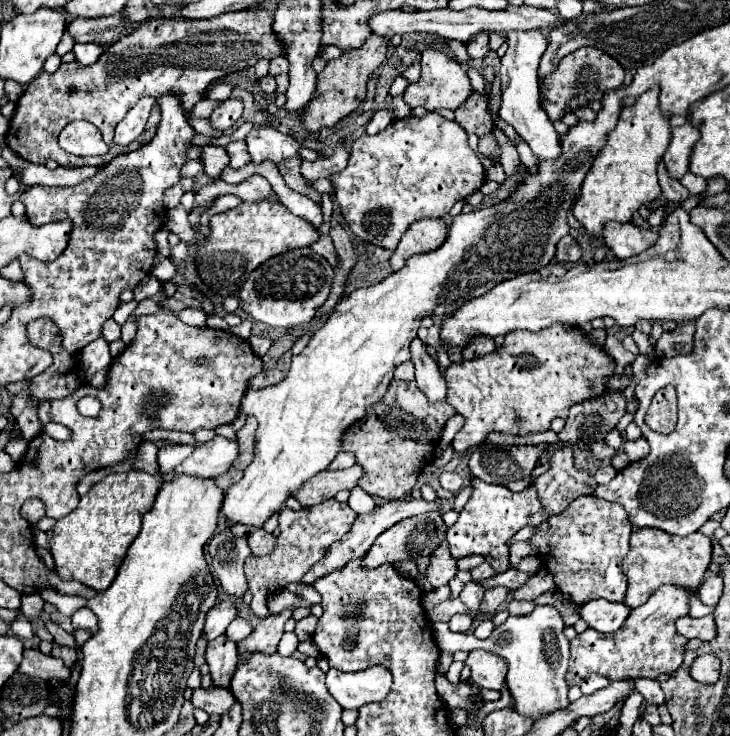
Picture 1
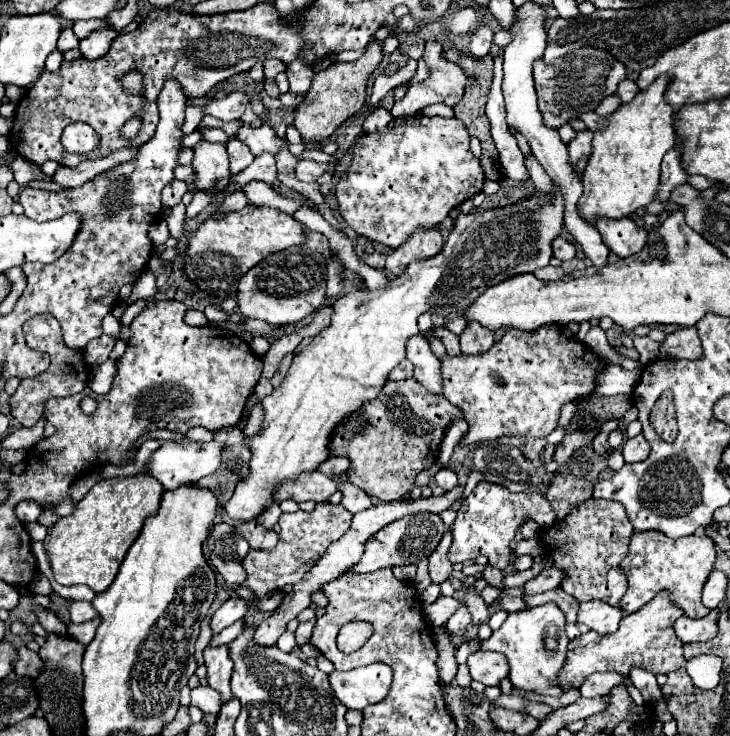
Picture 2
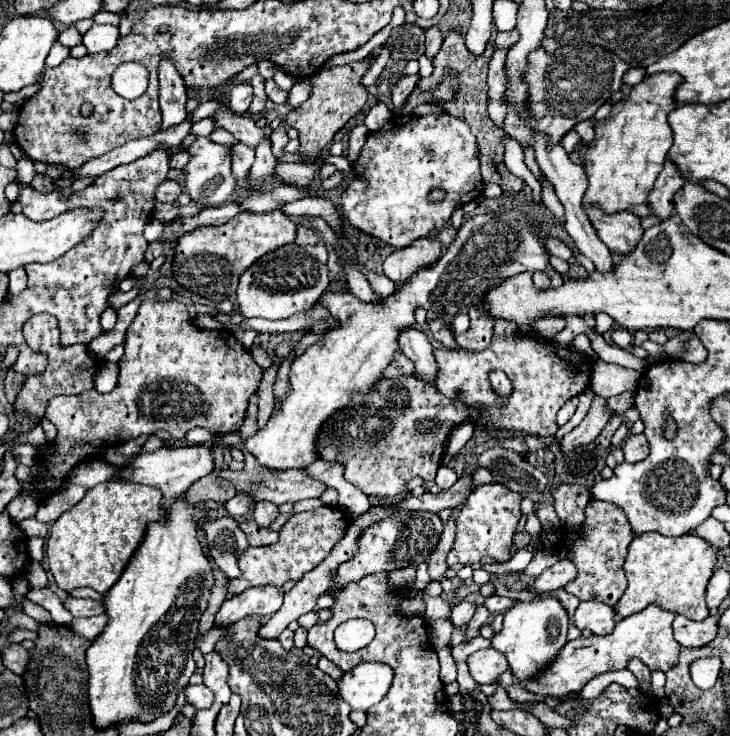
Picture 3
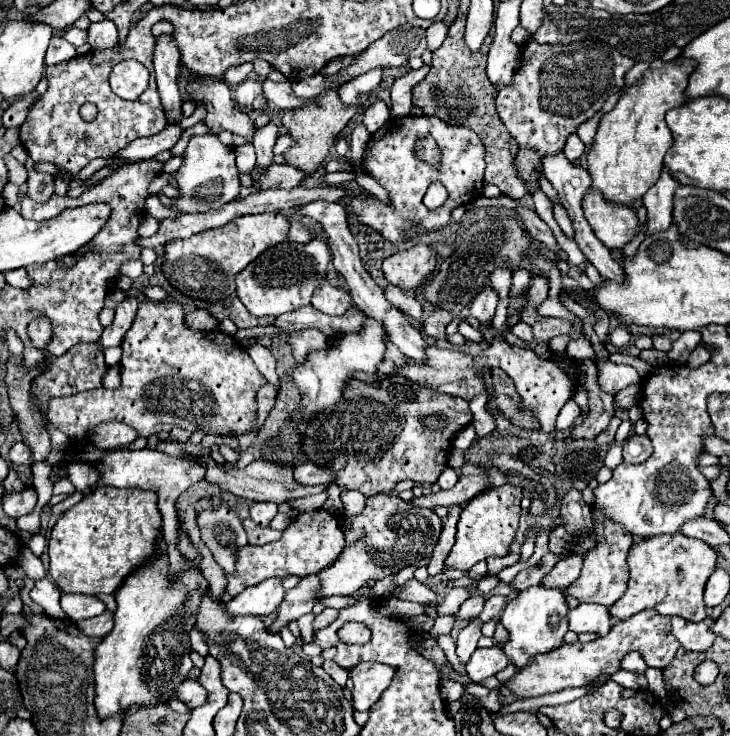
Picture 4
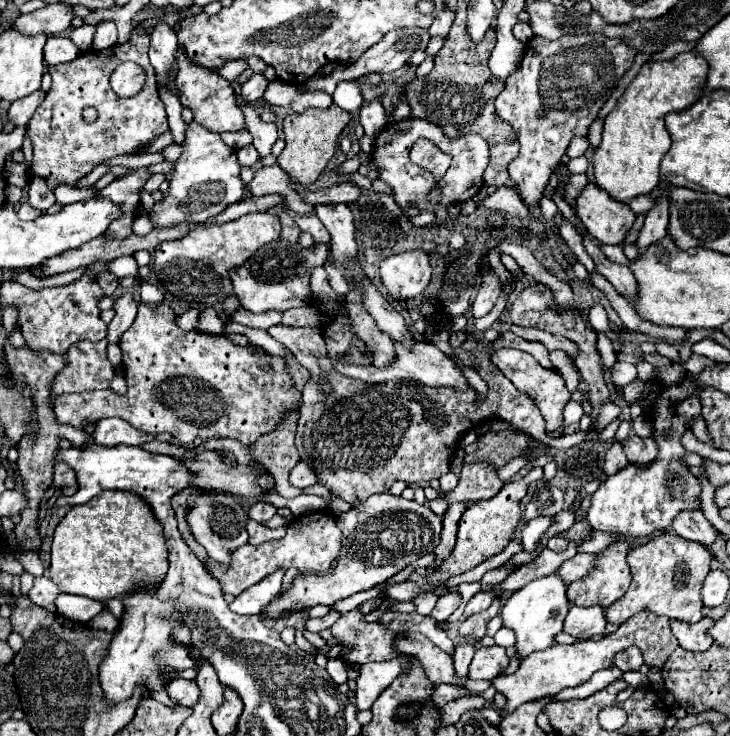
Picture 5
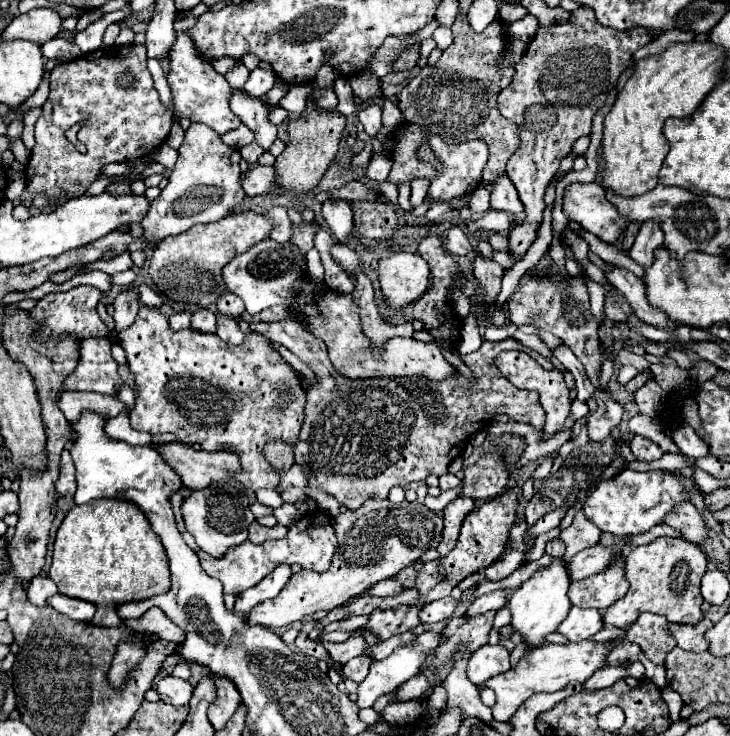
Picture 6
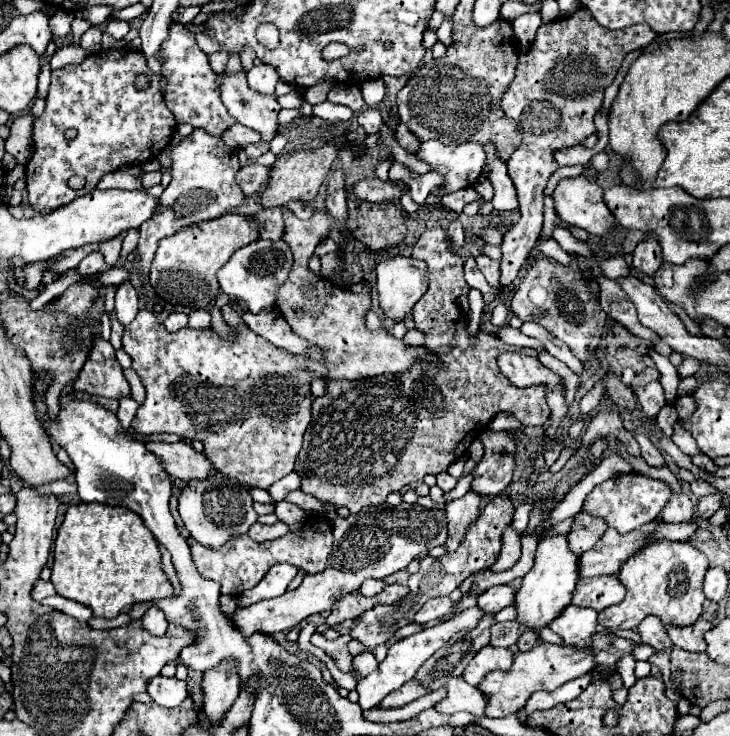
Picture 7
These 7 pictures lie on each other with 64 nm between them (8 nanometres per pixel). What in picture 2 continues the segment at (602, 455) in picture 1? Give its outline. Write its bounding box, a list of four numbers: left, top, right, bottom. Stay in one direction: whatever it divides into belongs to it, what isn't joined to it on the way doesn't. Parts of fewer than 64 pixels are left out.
[592,420,620,454]

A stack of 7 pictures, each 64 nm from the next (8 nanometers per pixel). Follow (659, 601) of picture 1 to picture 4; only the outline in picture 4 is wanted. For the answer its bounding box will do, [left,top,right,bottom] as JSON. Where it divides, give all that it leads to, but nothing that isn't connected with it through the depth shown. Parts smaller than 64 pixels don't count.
[502,610,680,700]

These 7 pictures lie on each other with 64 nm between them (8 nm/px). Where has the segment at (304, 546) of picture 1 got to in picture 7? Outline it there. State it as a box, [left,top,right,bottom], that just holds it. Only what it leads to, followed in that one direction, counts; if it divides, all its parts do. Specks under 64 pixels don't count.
[188,516,332,596]

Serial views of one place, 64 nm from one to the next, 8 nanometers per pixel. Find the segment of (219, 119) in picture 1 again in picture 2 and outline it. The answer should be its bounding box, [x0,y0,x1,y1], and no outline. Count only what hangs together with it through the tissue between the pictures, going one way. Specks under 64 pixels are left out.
[204,90,250,122]

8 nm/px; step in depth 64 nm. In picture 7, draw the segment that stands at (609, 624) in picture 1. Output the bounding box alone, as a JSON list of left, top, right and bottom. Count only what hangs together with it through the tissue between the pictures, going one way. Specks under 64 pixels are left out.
[550,606,596,646]

